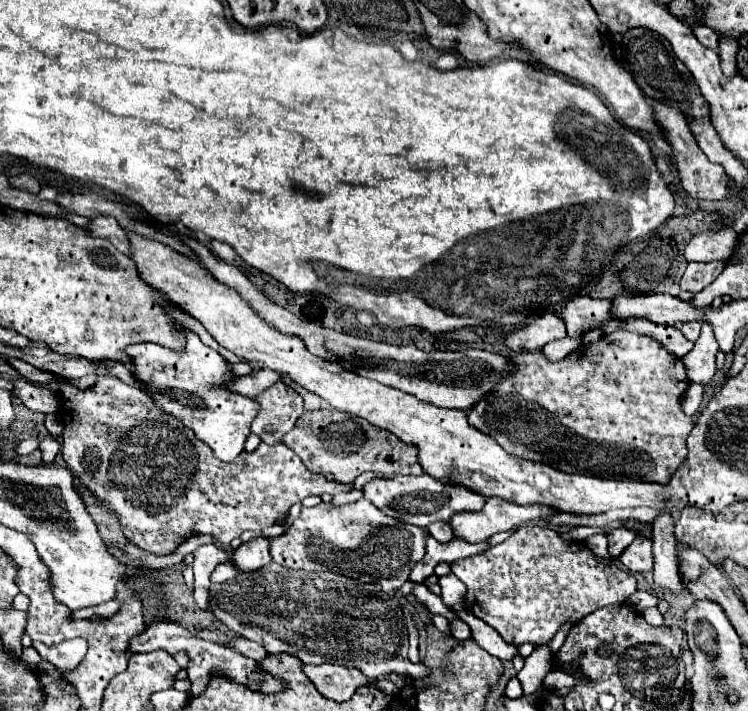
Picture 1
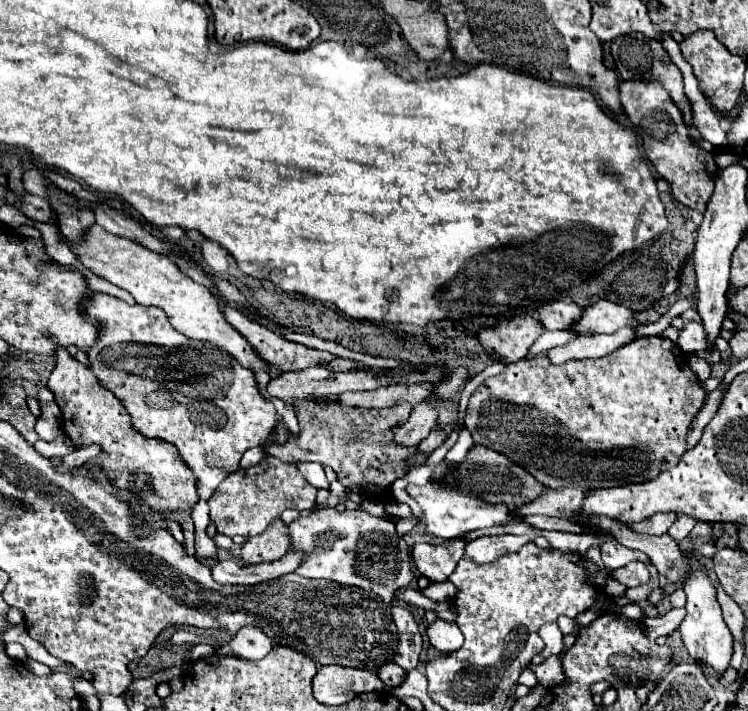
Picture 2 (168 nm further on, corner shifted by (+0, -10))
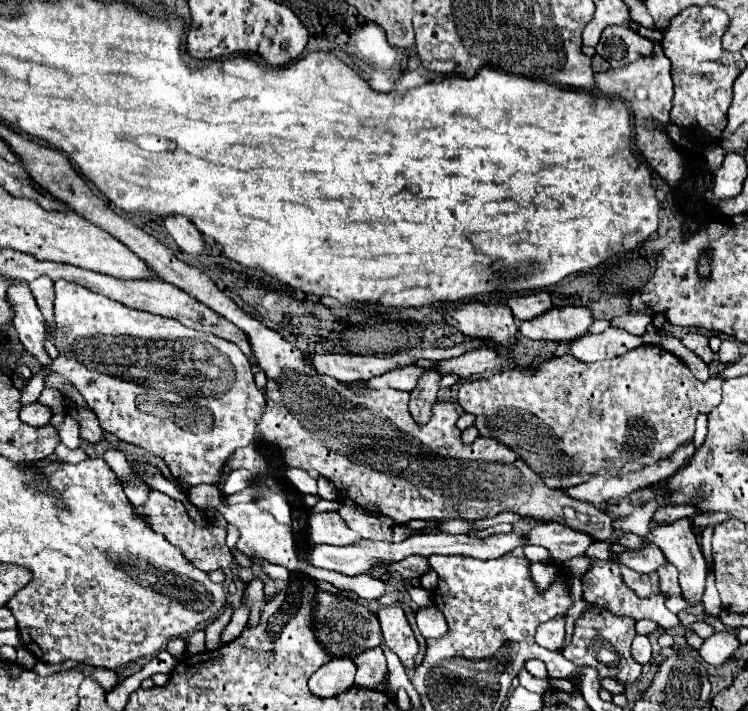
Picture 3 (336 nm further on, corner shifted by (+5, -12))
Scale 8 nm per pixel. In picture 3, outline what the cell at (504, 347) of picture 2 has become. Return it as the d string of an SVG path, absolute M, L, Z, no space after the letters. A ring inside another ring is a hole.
M467 302L443 316L451 326L467 338L491 340L495 344L515 344L519 322L513 318L509 306Z

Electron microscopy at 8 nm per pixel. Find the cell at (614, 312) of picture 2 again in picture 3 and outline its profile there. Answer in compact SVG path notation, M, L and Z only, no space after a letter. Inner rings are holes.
M551 308L543 316L535 316L535 320L519 322L519 334L531 340L573 340L583 336L593 324L593 316L587 308Z

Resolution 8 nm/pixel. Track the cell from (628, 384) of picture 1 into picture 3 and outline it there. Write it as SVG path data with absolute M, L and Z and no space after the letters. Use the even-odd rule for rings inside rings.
M639 346L623 356L617 356L613 360L603 360L603 362L593 362L593 364L585 364L581 360L575 360L575 356L561 356L561 358L555 358L555 360L547 360L545 364L541 364L541 368L537 370L525 370L525 368L515 368L515 370L507 370L507 372L499 372L499 374L493 374L491 378L483 378L483 380L473 380L473 382L465 382L461 384L459 388L459 406L463 408L463 412L467 414L475 414L477 420L475 420L475 428L479 430L481 436L489 436L489 434L495 434L501 442L505 442L509 448L517 450L521 458L525 458L525 462L543 478L543 482L549 486L549 488L559 488L559 490L565 490L565 488L571 488L571 486L577 486L581 482L587 482L593 474L611 474L611 476L623 476L627 472L633 472L633 470L639 470L643 466L649 466L649 464L655 464L659 460L665 460L669 458L681 444L689 444L693 440L693 434L695 434L695 420L699 414L709 414L719 402L721 402L721 386L723 386L723 378L721 376L711 376L707 382L701 382L697 380L691 370L675 356L671 356L667 350L659 348L659 346ZM501 422L505 424L511 424L515 422L517 428L513 428L511 432L509 430L501 430L499 426L503 426ZM531 448L531 452L527 450ZM627 448L637 448L635 452L627 450ZM535 450L535 452L533 452ZM527 452L527 456L523 456Z

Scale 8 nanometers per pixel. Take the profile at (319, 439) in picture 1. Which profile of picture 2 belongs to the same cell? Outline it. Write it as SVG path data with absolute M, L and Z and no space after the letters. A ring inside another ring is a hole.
M420 402L412 410L408 422L392 428L394 442L402 444L402 446L418 446L430 434L430 430L436 426L436 418L438 418L436 410L430 404Z

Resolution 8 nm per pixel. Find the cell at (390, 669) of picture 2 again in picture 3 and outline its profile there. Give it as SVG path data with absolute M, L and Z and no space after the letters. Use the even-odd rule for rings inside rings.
M369 648L353 656L353 662L357 666L357 676L355 676L357 686L373 688L377 682L383 682L383 676L387 672L387 662L381 648Z

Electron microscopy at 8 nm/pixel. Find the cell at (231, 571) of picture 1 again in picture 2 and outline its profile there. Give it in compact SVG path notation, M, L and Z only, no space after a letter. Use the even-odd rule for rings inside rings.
M300 552L294 554L286 554L284 558L276 560L276 562L268 562L268 564L258 564L258 566L242 566L234 560L219 561L212 568L212 576L217 583L222 585L247 585L252 586L264 580L272 580L272 578L280 578L288 572L294 572L300 566Z

